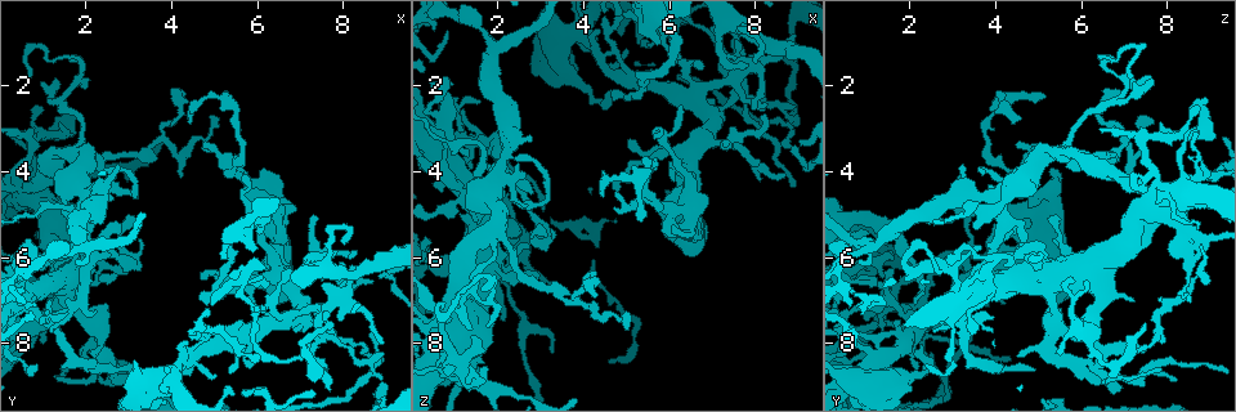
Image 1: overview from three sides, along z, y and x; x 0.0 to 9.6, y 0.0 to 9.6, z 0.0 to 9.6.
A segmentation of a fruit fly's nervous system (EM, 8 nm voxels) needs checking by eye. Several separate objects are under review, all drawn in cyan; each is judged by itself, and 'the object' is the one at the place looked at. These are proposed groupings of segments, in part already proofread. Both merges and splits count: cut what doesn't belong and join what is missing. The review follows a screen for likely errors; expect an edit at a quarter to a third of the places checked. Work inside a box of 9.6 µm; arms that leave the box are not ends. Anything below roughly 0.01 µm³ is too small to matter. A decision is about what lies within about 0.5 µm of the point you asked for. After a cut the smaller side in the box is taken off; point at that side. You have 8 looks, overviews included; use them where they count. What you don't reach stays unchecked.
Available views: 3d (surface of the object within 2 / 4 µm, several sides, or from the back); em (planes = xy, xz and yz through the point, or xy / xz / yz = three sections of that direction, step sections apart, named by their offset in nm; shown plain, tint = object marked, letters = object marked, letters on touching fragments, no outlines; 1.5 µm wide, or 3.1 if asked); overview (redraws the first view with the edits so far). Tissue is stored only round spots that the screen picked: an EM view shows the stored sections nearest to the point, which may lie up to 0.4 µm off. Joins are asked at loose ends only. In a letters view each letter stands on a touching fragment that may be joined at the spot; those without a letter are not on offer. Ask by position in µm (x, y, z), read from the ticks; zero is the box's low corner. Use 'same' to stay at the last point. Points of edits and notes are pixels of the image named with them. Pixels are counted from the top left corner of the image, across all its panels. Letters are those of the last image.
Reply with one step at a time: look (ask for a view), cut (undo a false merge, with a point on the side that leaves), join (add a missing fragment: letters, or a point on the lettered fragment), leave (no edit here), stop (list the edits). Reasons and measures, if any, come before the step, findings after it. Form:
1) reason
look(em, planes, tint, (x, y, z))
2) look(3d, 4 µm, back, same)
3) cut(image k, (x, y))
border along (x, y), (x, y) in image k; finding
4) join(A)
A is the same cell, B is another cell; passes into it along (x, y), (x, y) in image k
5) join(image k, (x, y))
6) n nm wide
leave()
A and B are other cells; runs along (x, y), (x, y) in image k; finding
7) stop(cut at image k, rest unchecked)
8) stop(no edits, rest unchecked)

abrupt turn
look(3d, 4 µm, (3.80, 3.20, 7.10))

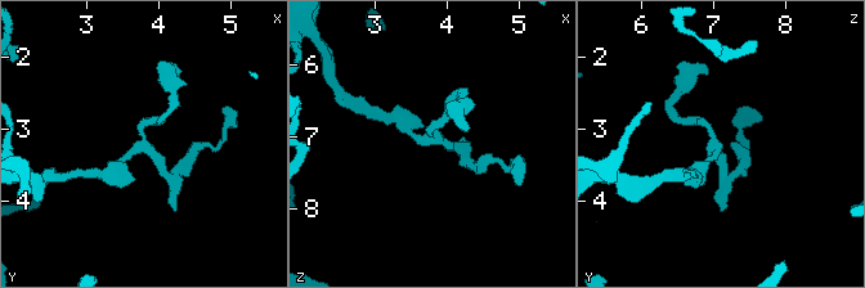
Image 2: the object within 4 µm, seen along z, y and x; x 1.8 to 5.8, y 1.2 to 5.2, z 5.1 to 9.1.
shape alone is not enough
look(em, planes, tint, (3.80, 3.25, 7.05))

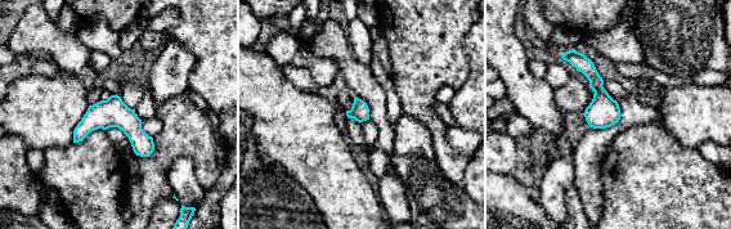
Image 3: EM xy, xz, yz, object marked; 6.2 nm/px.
what lies round it
look(em, planes, letters, same)

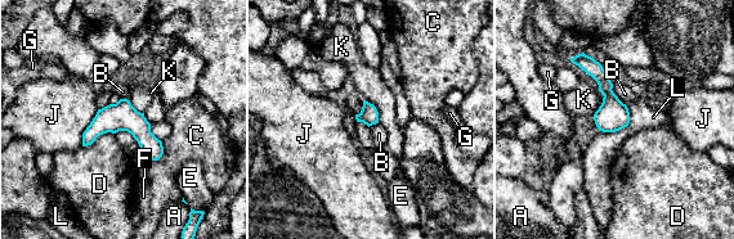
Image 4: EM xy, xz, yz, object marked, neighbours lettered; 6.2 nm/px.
J touches over 260 nm
leave()
A, B, C, D, E, F, G, J, K and L are other cells; border along (626, 106), (629, 125) in image 4; all the same cell

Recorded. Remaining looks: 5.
branch stops here
look(3d, 2 µm, (0.80, 3.65, 8.55))

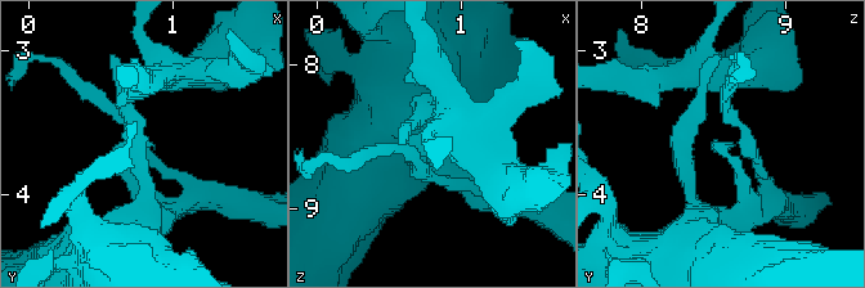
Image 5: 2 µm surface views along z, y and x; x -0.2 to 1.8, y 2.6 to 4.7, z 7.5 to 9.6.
arms of 190, 360 nm; shape alone is not enough
look(em, planes, letters, (0.84, 3.68, 8.56))

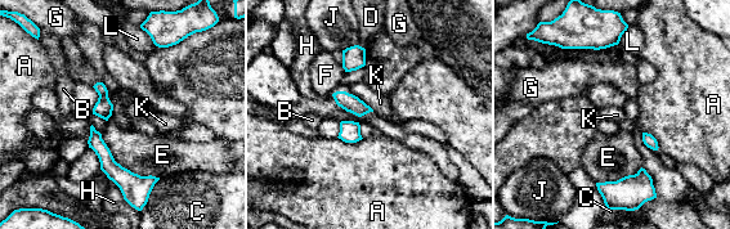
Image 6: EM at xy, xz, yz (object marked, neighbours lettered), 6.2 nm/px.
leave()
A, B, C, D, E, F, G, H, J, K and L are other cells; border along (345, 90), (357, 95), (374, 109) in image 6; none of them fits

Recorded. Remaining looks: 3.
tapers out
look(em, planes, letters, (3.25, 5.55, 5.35))

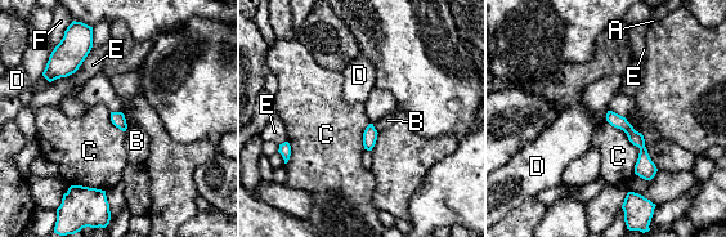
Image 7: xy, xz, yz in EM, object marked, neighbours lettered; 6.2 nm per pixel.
leave()
A, B, C, D, E and F are other cells; border along (606, 120), (639, 148), (635, 173) in image 7; no lettered fragment goes on from it

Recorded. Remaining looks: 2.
stop(no edits, rest unchecked)

